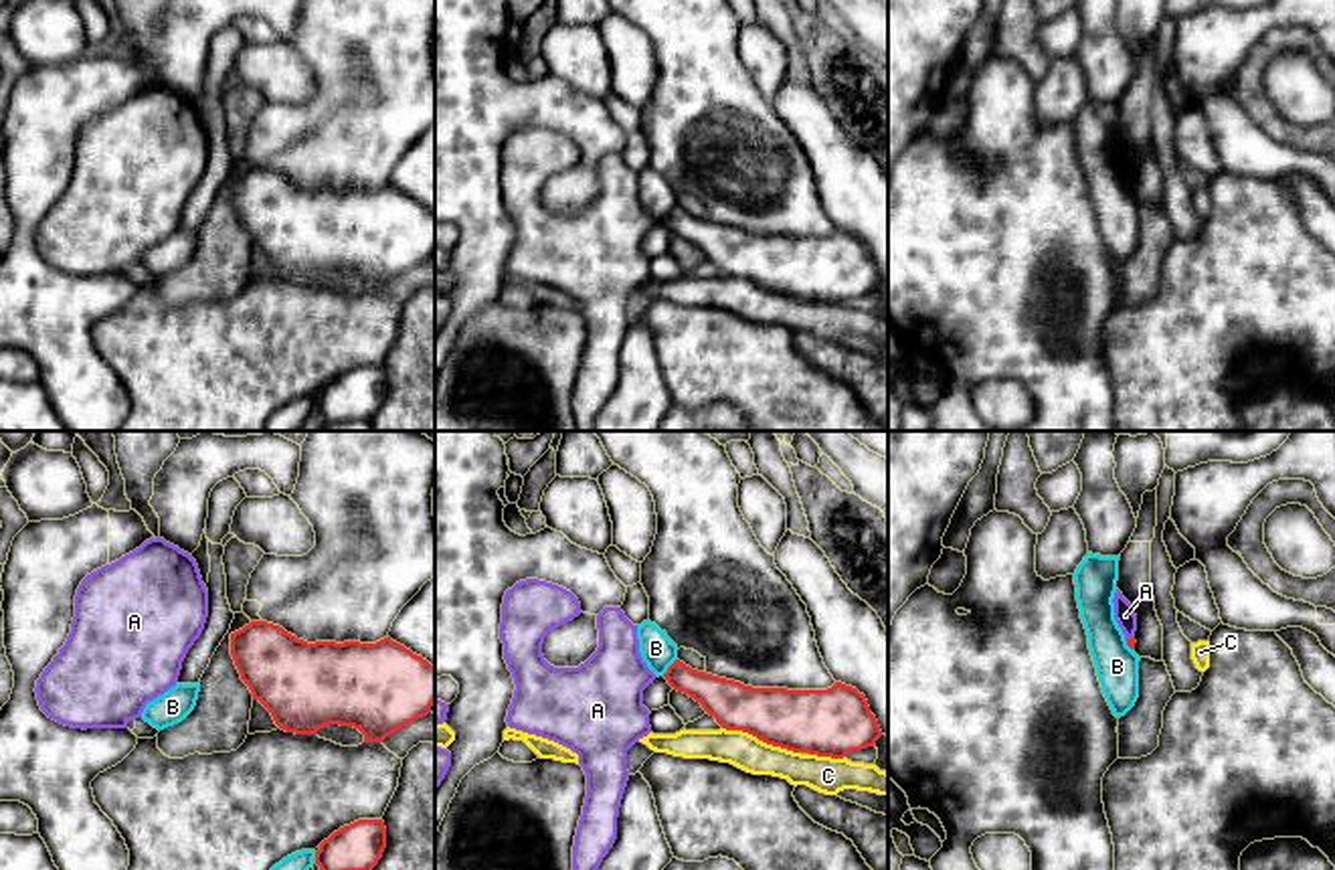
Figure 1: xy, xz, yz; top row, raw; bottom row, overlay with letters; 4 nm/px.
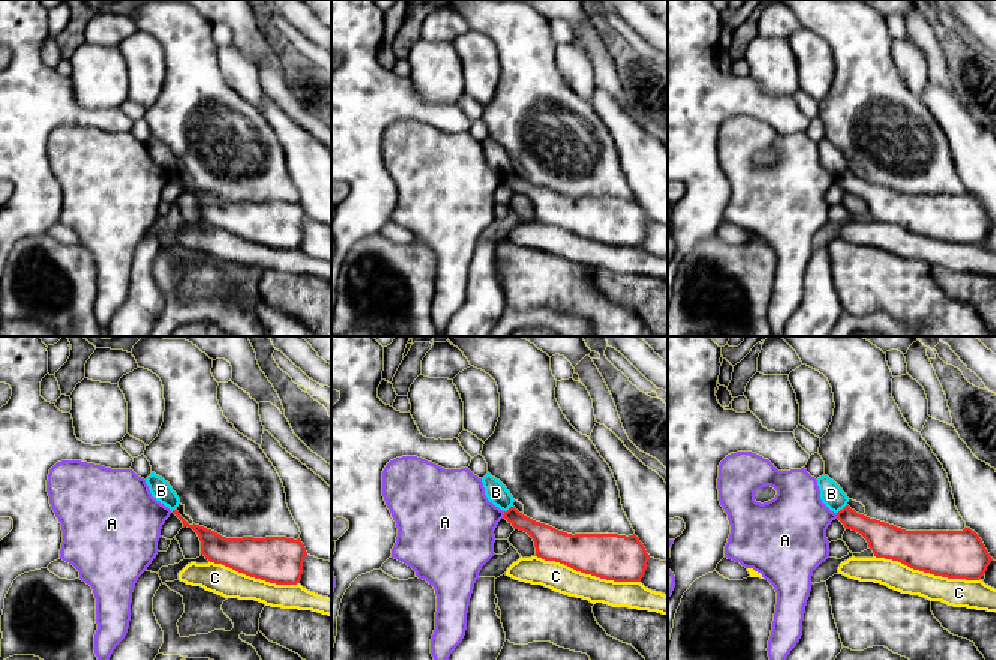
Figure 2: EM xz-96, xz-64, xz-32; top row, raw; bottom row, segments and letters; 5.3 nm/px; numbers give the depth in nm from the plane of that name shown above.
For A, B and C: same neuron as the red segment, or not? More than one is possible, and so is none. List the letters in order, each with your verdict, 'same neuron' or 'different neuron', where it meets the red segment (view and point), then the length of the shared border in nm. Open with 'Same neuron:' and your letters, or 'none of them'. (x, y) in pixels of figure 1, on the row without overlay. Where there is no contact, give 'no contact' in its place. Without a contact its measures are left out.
Same neuron: none of them
A: different neuron | yz (1131, 185) | 40 nm
B: different neuron | xz (670, 213) | 90 nm
C: different neuron | xz (761, 286) | 320 nm

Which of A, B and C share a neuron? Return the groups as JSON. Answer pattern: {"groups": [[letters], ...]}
{"groups": [["A"], ["B"], ["C"]]}

